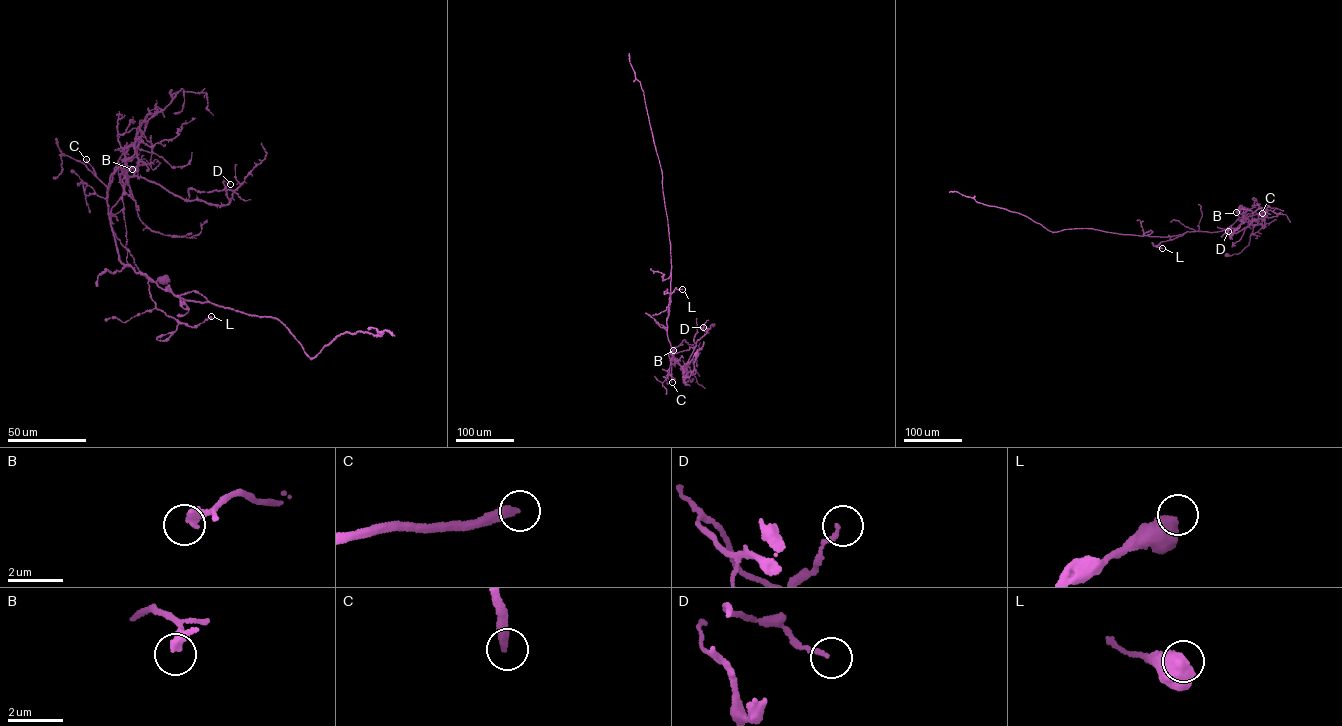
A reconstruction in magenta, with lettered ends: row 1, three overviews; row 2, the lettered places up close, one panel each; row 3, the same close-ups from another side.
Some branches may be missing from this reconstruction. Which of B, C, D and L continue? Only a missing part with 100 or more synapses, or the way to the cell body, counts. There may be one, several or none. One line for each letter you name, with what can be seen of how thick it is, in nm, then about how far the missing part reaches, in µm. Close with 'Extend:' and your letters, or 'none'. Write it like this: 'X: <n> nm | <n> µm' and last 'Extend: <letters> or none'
C: 280 nm | 180 µm
Extend: C

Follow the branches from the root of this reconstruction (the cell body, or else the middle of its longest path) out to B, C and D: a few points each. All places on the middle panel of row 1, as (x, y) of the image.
B: (695, 354), (690, 377), (685, 377), (673, 350)
C: (695, 354), (690, 377), (685, 377), (681, 365), (669, 354), (672, 382)
D: (695, 354), (693, 370), (689, 377), (682, 377), (681, 366), (706, 334), (703, 327)

